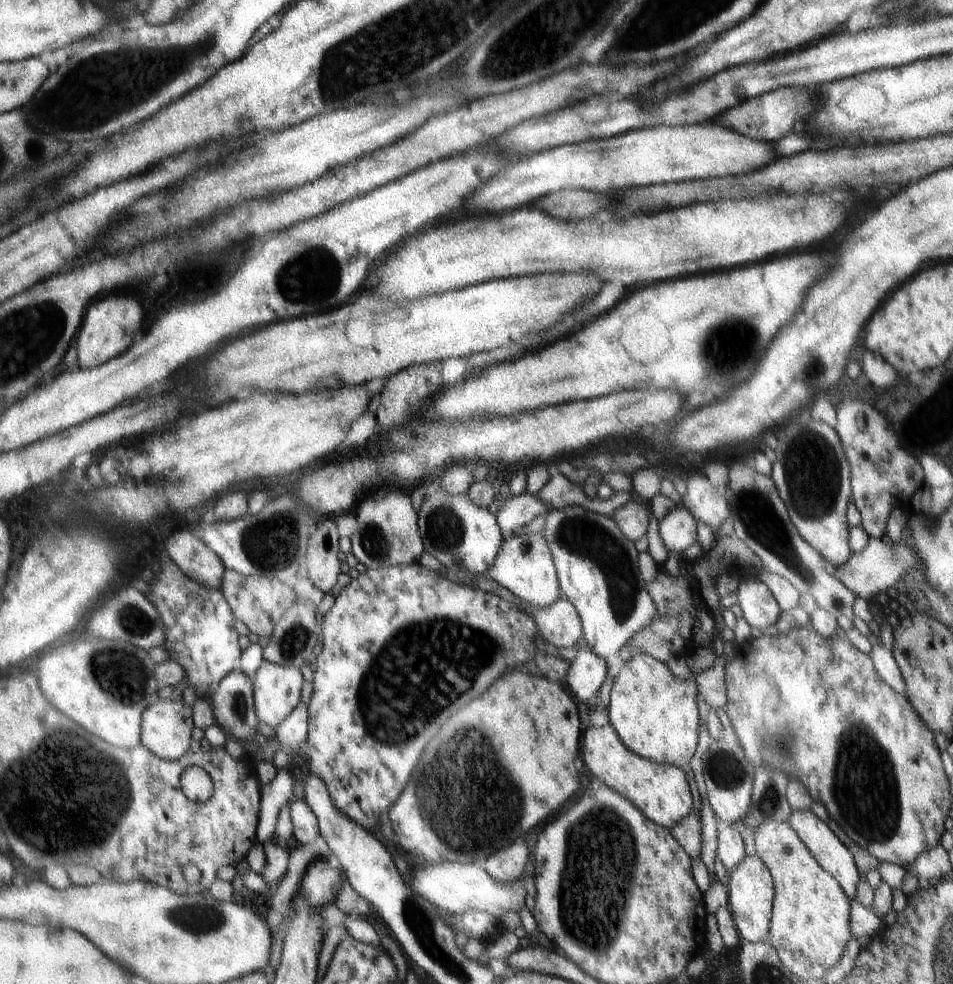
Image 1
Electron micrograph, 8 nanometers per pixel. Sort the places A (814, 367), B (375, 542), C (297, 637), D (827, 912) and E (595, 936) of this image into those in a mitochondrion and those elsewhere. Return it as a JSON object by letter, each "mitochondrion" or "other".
{"A":"mitochondrion","B":"mitochondrion","C":"mitochondrion","D":"other","E":"mitochondrion"}

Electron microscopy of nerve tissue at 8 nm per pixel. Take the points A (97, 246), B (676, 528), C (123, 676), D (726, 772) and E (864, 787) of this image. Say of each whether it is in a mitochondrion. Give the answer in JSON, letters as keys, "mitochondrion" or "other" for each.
{"A":"other","B":"other","C":"mitochondrion","D":"mitochondrion","E":"mitochondrion"}

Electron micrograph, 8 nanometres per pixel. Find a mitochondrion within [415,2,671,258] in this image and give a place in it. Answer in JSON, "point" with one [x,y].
{"point":[534,48]}

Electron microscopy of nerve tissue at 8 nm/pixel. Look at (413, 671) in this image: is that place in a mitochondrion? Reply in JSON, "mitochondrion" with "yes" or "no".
{"mitochondrion":"yes"}

